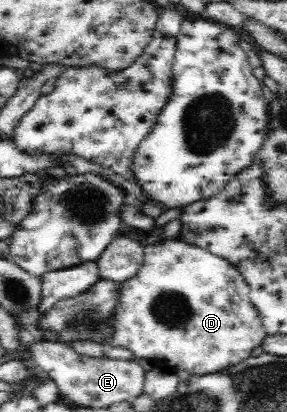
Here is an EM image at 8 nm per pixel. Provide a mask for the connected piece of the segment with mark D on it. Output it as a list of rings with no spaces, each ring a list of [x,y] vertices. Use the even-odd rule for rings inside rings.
[[[171,239],[168,241],[148,244],[144,247],[144,262],[141,269],[138,271],[134,278],[122,281],[119,287],[119,295],[117,300],[119,303],[112,309],[112,314],[106,319],[106,322],[111,325],[108,329],[110,336],[100,341],[101,346],[109,345],[109,347],[117,347],[127,349],[135,359],[148,359],[152,362],[154,367],[162,368],[170,371],[171,373],[176,370],[185,370],[189,374],[205,375],[211,372],[221,371],[223,368],[241,363],[243,359],[251,356],[251,351],[255,347],[261,346],[263,339],[266,336],[265,330],[262,328],[259,316],[255,308],[251,306],[249,300],[249,288],[247,284],[240,277],[238,269],[233,267],[230,263],[215,257],[205,251],[200,251],[196,247],[191,247],[182,241],[175,241]]]

